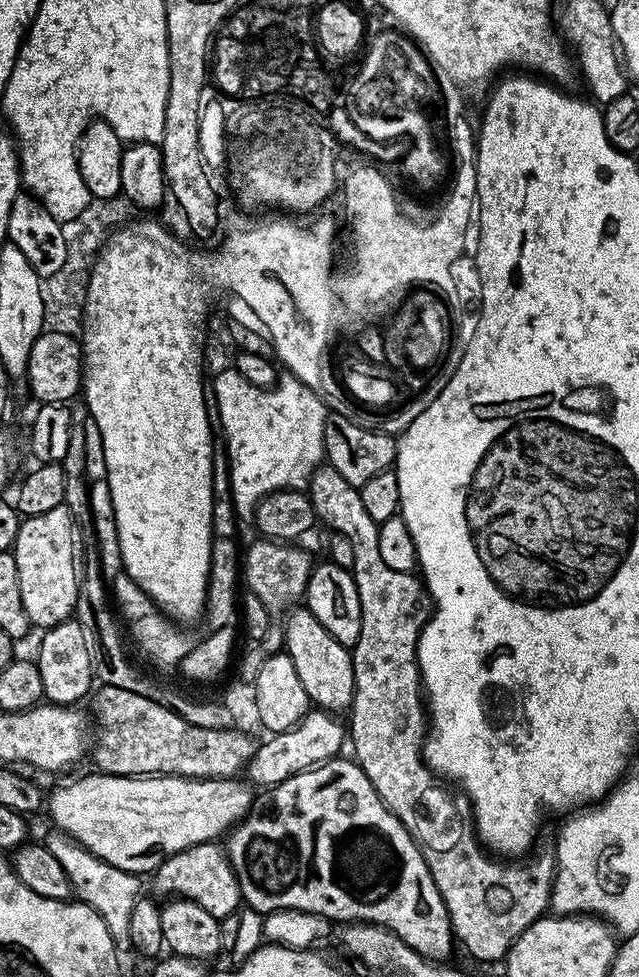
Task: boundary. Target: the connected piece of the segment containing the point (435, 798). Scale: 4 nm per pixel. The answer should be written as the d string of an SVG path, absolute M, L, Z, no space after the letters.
M320 466L313 473L311 480L308 481L306 489L308 497L312 500L312 505L316 511L317 517L321 521L324 520L332 527L331 531L339 536L350 538L350 546L354 546L354 566L350 570L354 582L358 586L358 602L362 610L362 630L358 634L358 642L350 649L352 653L352 665L354 666L354 698L350 715L352 715L352 728L350 724L350 748L354 753L354 759L360 768L366 774L366 778L370 778L370 782L374 786L374 790L378 790L378 798L388 807L396 817L402 822L402 826L410 834L410 838L414 838L414 842L418 846L418 850L422 854L422 858L426 862L426 866L430 870L430 874L434 878L434 886L438 886L438 894L442 894L442 902L446 902L446 910L450 914L450 922L452 923L452 934L457 941L460 940L468 947L468 952L476 960L500 960L503 961L507 957L508 951L512 948L512 943L520 937L535 920L541 919L549 911L550 901L552 899L552 881L556 878L556 861L551 851L544 852L541 856L533 855L532 861L529 864L520 864L524 862L501 862L499 859L493 858L486 851L483 844L480 843L476 835L476 825L472 814L472 803L468 800L468 795L459 787L453 786L447 779L441 778L424 763L424 738L426 735L426 697L422 691L420 683L420 667L416 661L416 647L420 641L420 632L428 623L429 616L432 615L434 608L430 603L427 587L419 575L403 572L402 570L390 570L390 566L386 566L386 562L382 562L382 554L378 550L378 530L379 524L374 522L374 518L370 518L370 514L366 514L366 505L362 503L359 488L350 486L350 482L346 482L346 478L342 478L342 474L338 474L338 470L334 470L331 466Z

